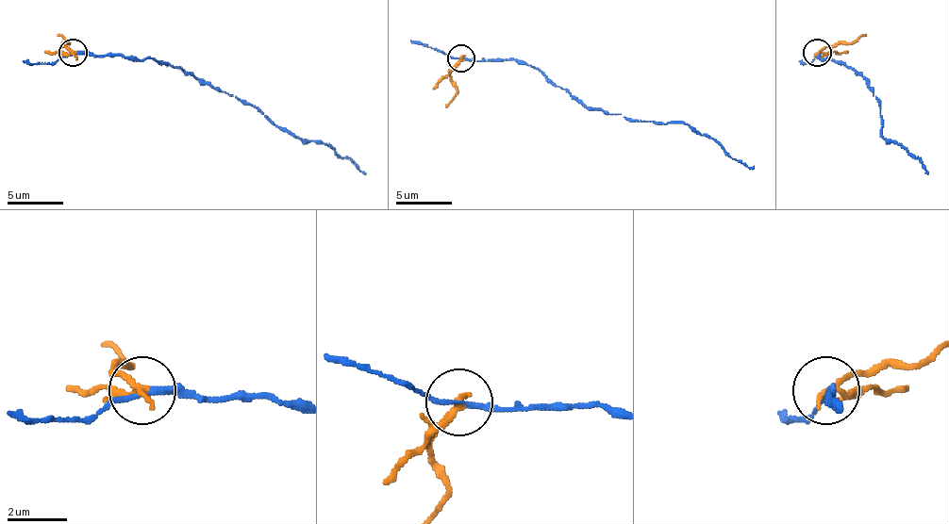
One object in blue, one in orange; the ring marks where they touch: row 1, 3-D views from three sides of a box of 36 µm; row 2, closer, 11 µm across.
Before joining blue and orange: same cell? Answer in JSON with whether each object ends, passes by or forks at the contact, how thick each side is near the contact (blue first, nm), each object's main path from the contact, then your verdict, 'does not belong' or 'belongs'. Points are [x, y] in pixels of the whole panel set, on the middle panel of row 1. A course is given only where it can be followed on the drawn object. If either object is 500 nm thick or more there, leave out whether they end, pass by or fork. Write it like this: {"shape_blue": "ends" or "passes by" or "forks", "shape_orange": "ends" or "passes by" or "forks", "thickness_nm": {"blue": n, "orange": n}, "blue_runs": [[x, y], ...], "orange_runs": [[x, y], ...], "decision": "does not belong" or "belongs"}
{"shape_blue": "passes by", "shape_orange": "passes by", "thickness_nm": {"blue": 150, "orange": 180}, "blue_runs": [[461, 58], [512, 58], [532, 64], [593, 109], [632, 121], [686, 123], [717, 142], [733, 159], [753, 165]], "orange_runs": [[461, 58], [450, 73], [456, 95], [445, 106]], "decision": "does not belong"}

